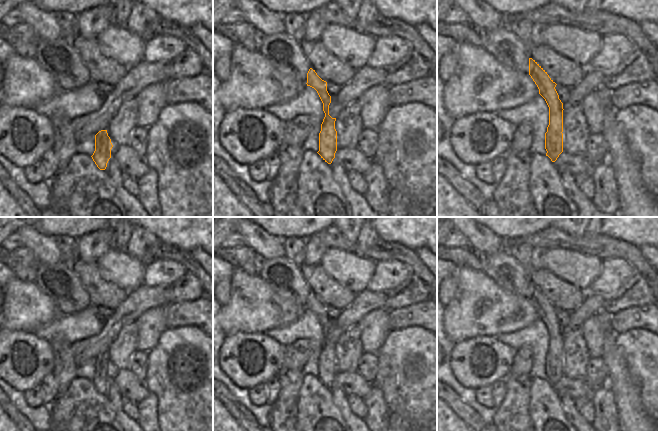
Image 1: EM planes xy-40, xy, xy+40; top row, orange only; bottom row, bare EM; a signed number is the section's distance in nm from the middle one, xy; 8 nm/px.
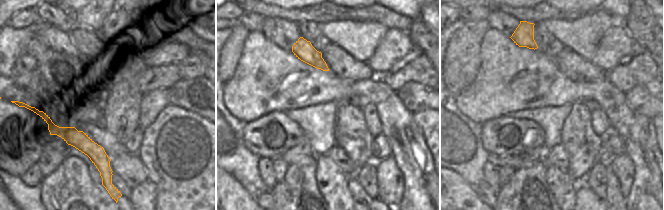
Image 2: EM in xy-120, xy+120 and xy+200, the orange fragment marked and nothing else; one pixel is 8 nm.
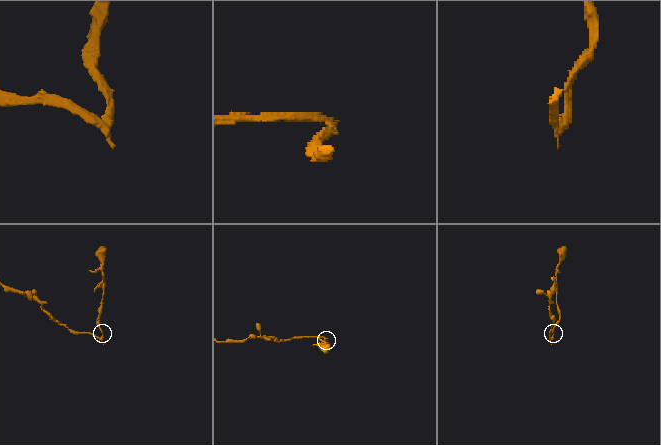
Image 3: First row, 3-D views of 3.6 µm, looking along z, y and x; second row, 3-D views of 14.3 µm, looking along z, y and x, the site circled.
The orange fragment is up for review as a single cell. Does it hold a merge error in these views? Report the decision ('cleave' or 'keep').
cleave

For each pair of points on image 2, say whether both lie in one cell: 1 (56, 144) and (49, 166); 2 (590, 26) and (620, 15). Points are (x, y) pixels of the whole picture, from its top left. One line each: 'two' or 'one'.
1: one
2: two

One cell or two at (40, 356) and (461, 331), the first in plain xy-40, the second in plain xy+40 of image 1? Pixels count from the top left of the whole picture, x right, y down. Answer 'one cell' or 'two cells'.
two cells

